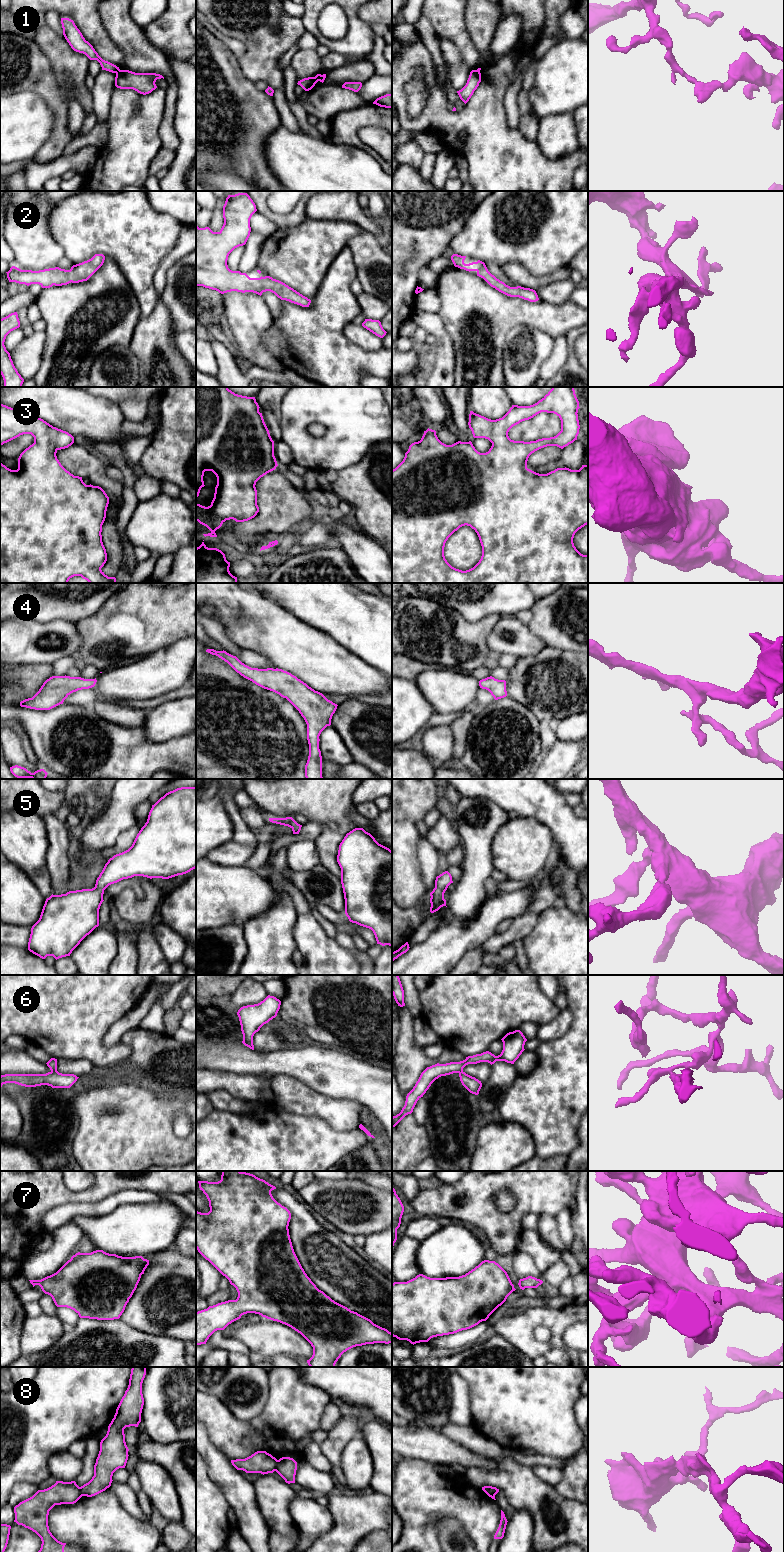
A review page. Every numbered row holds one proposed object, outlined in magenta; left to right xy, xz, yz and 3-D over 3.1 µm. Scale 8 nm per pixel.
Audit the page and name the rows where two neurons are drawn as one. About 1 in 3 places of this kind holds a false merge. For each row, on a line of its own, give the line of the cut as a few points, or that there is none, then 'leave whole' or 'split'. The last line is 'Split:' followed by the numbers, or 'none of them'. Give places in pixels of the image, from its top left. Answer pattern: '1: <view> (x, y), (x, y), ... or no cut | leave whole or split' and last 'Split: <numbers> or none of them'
1: xz (314, 77), (317, 81) | split
2: no cut | leave whole
3: no cut | leave whole
4: no cut | leave whole
5: no cut | leave whole
6: xy (56, 1069), (51, 1071) | split
7: no cut | leave whole
8: xz (277, 1460), (275, 1470) | split
Split: 1, 6, 8

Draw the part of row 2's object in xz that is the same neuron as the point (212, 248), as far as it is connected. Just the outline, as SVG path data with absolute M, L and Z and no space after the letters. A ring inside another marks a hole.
M247 193L228 195L223 206L224 224L219 232L196 226L196 286L221 294L237 291L261 296L270 291L281 300L309 307L310 299L279 280L270 276L250 278L246 273L228 268L229 254L245 245L250 236L250 219L256 211Z

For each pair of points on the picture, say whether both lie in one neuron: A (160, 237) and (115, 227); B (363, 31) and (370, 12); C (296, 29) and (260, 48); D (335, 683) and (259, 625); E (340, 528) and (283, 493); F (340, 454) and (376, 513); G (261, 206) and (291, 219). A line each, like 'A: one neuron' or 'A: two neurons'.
A: one neuron
B: two neurons
C: one neuron
D: one neuron
E: two neurons
F: two neurons
G: one neuron

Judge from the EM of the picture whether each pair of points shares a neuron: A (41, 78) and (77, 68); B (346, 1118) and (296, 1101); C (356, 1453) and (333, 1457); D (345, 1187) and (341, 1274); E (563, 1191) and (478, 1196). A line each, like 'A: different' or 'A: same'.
A: different
B: same
C: different
D: different
E: same

